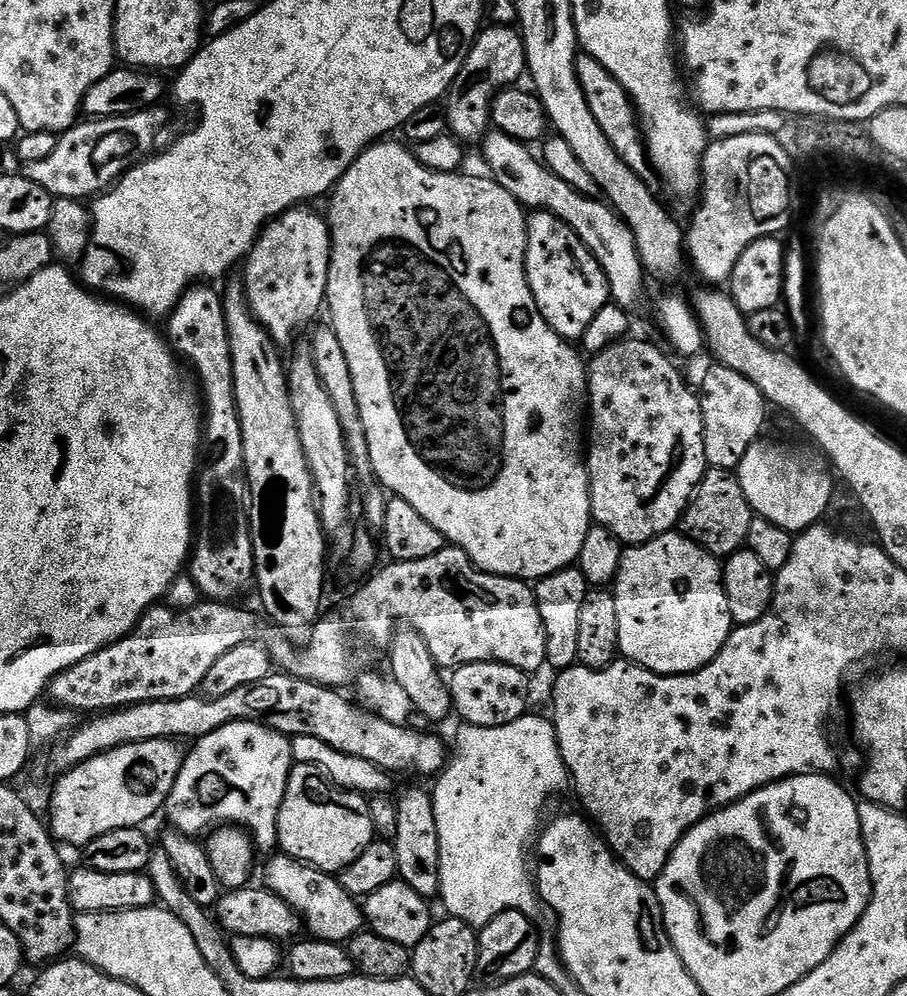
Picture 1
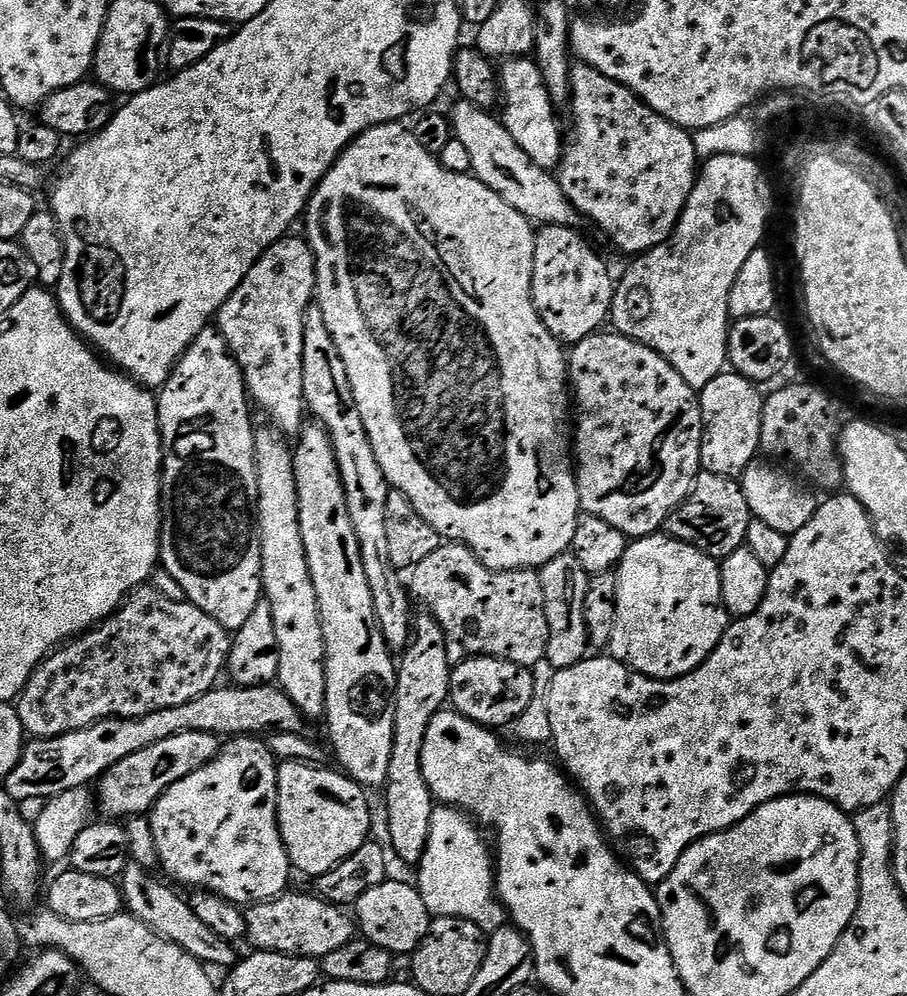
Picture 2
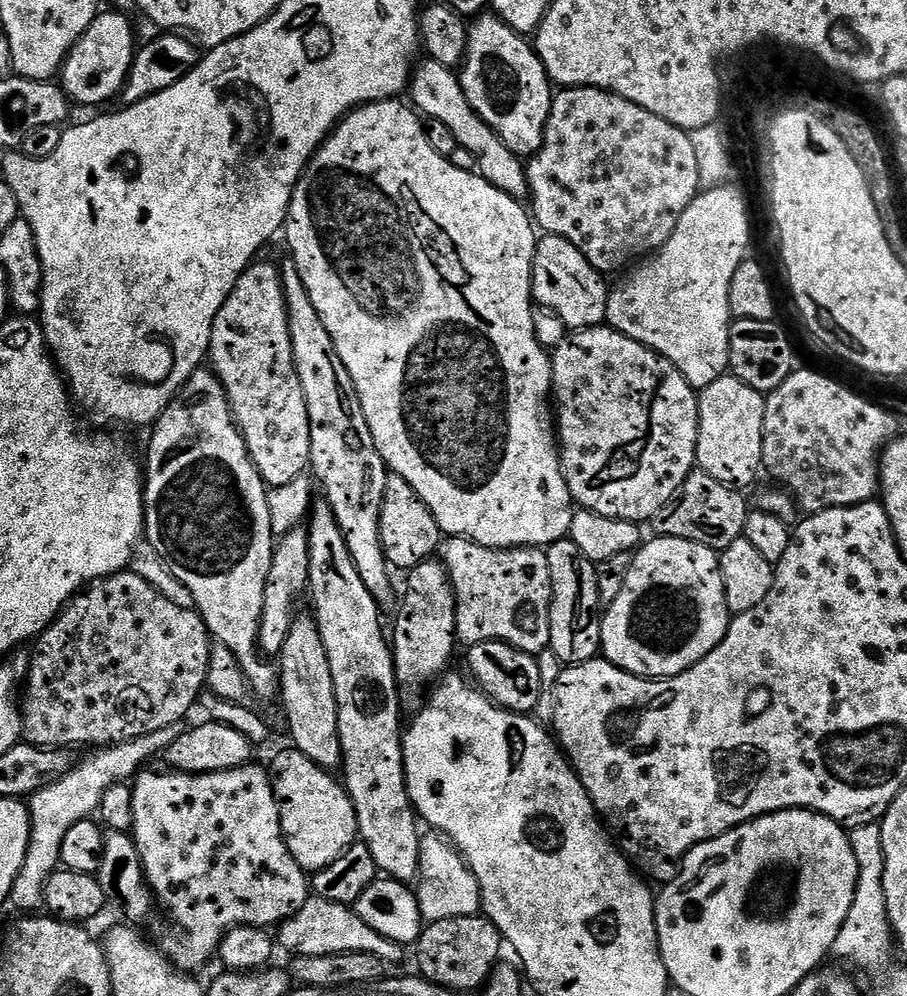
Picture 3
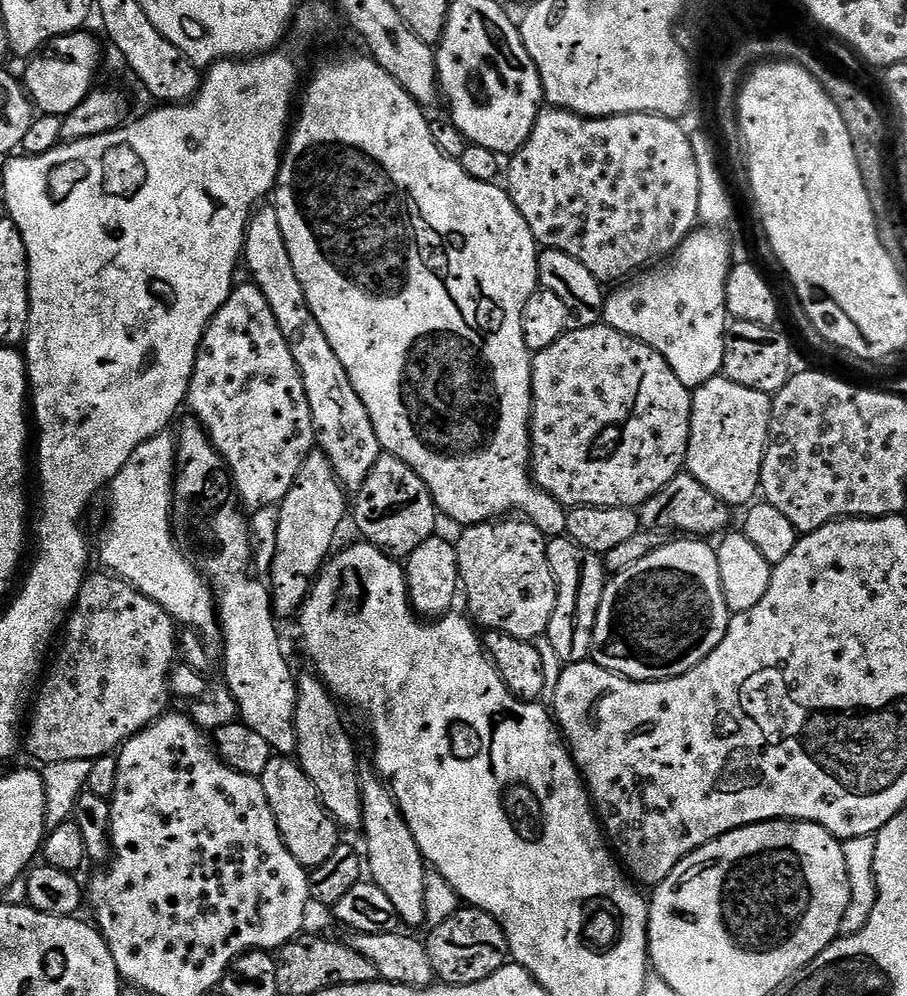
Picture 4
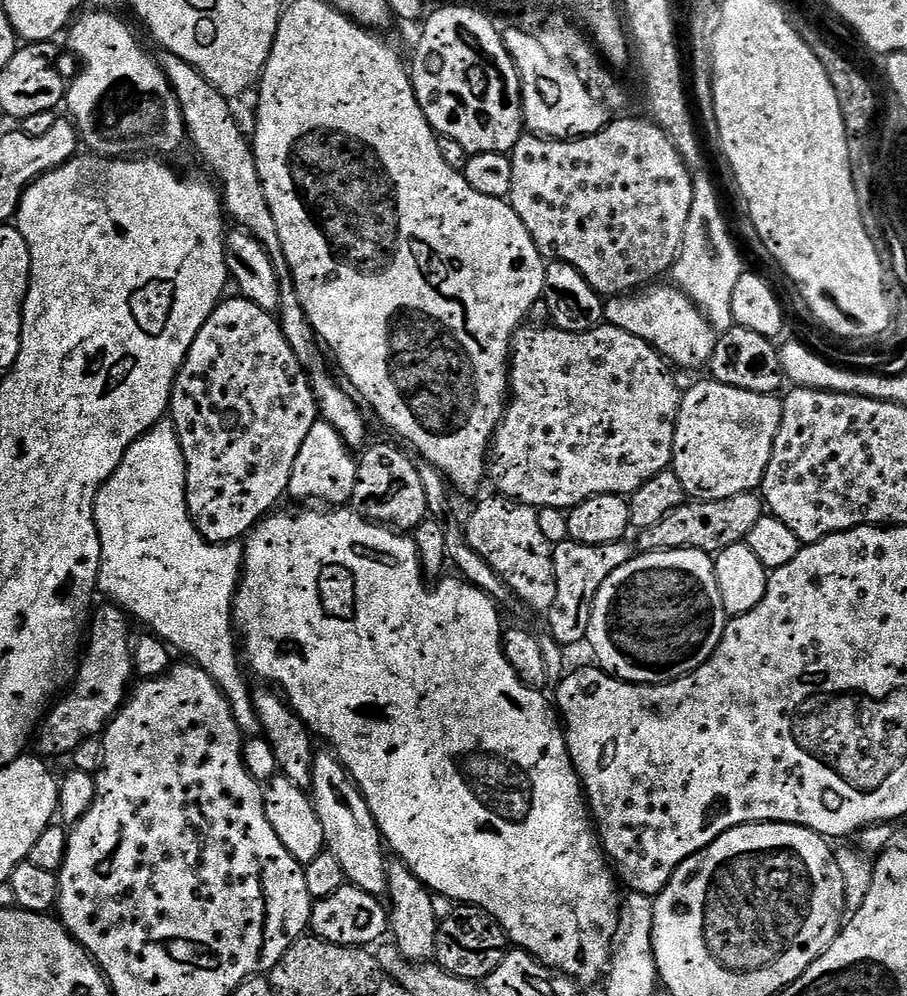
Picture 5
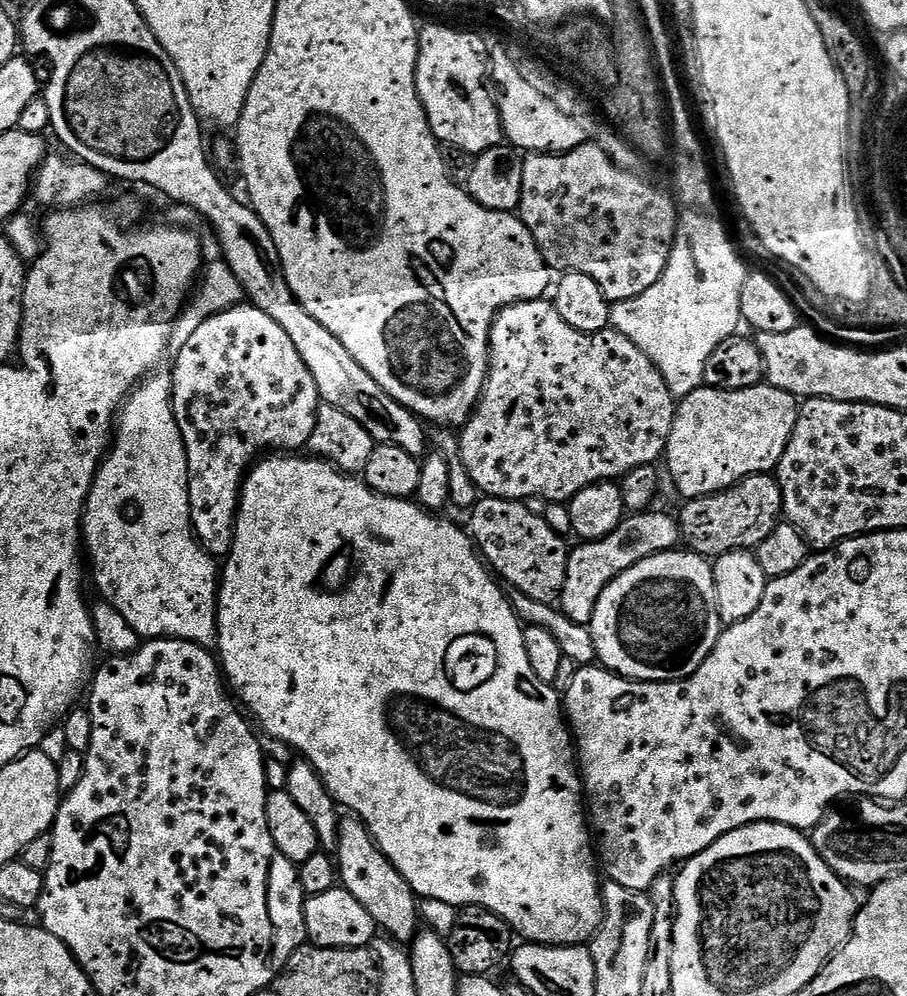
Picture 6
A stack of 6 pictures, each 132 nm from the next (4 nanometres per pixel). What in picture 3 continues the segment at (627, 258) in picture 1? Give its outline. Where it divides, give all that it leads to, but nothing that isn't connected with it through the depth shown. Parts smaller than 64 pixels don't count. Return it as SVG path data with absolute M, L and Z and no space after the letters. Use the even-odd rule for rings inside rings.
M431 58L421 59L415 65L412 73L411 92L413 100L411 103L428 120L443 122L454 133L454 138L458 138L460 147L470 150L470 154L474 154L479 175L483 176L485 180L489 180L498 190L513 196L515 200L523 201L529 195L525 161L521 157L515 156L496 137L496 131L473 110L460 85L460 77L453 69L442 66Z

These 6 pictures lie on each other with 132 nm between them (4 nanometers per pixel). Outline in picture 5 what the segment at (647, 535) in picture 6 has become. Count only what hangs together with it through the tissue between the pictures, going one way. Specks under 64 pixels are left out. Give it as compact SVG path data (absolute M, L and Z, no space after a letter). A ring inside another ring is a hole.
M569 538L553 547L556 597L554 606L546 613L546 619L548 628L558 643L583 645L587 641L594 598L598 598L602 582L606 582L606 578L610 578L610 574L618 570L618 566L632 560L634 548L632 549L628 543L627 539L623 539L602 546L590 546L579 544L578 541Z

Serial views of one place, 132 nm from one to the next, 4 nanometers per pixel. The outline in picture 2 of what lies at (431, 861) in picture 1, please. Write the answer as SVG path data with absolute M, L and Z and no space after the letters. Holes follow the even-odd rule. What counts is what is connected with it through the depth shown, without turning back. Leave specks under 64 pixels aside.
M417 615L412 621L412 638L396 665L394 738L390 750L390 770L382 789L384 812L388 815L387 843L391 855L412 866L419 865L428 845L430 818L434 807L434 797L422 774L422 742L436 713L449 703L448 691L453 667L448 661L444 631L440 623L430 615Z

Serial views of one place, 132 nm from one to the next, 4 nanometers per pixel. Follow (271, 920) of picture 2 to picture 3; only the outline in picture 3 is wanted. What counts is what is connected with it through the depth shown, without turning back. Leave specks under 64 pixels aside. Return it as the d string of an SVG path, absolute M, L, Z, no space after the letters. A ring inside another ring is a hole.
M312 894L309 895L308 901L304 903L295 914L288 917L279 925L280 940L278 936L278 944L285 948L286 951L292 952L293 957L297 956L321 956L322 954L346 954L347 952L365 952L366 954L374 954L383 960L385 965L392 966L403 958L406 952L405 945L387 940L382 934L378 934L378 930L370 930L370 926L366 926L366 922L362 922L362 918L356 913L355 907L347 904L339 904L338 902L330 902L326 898Z

